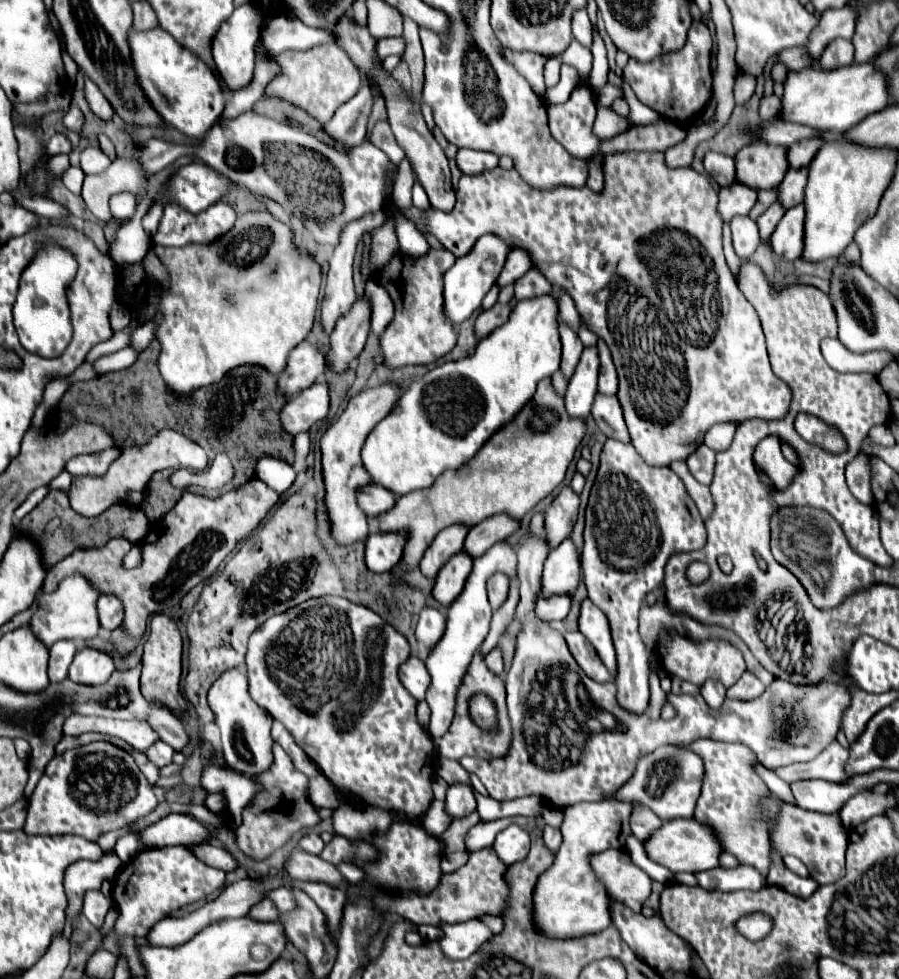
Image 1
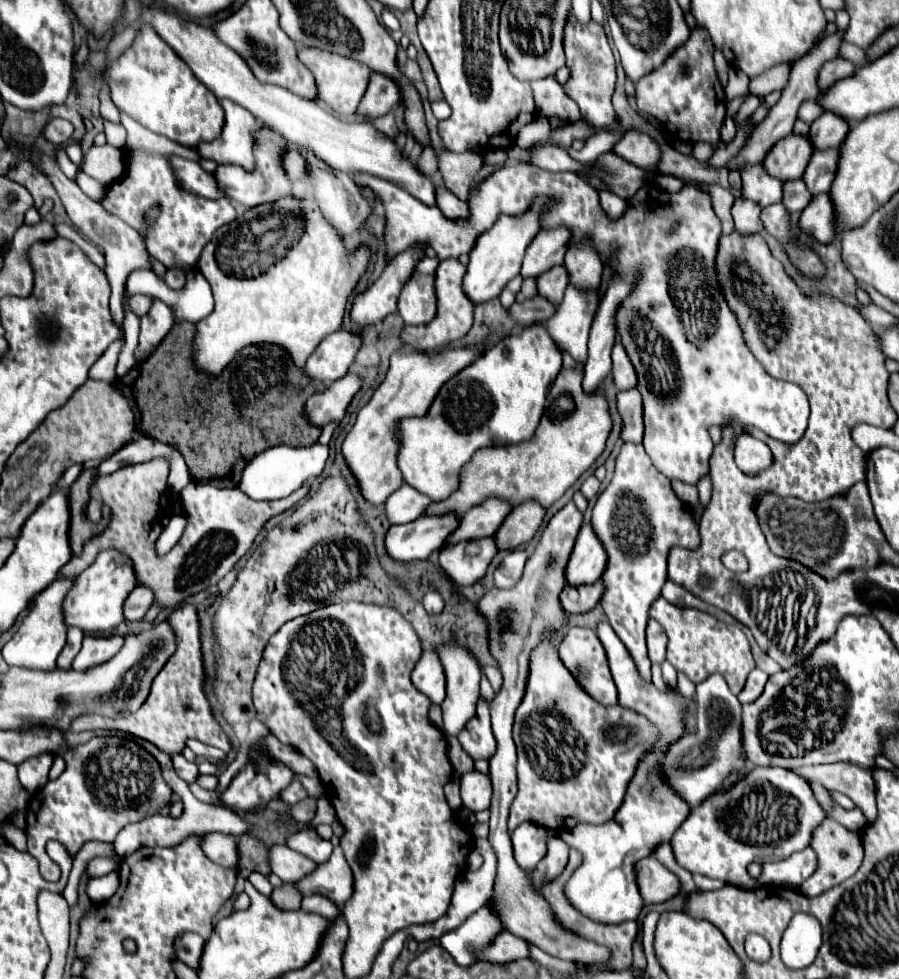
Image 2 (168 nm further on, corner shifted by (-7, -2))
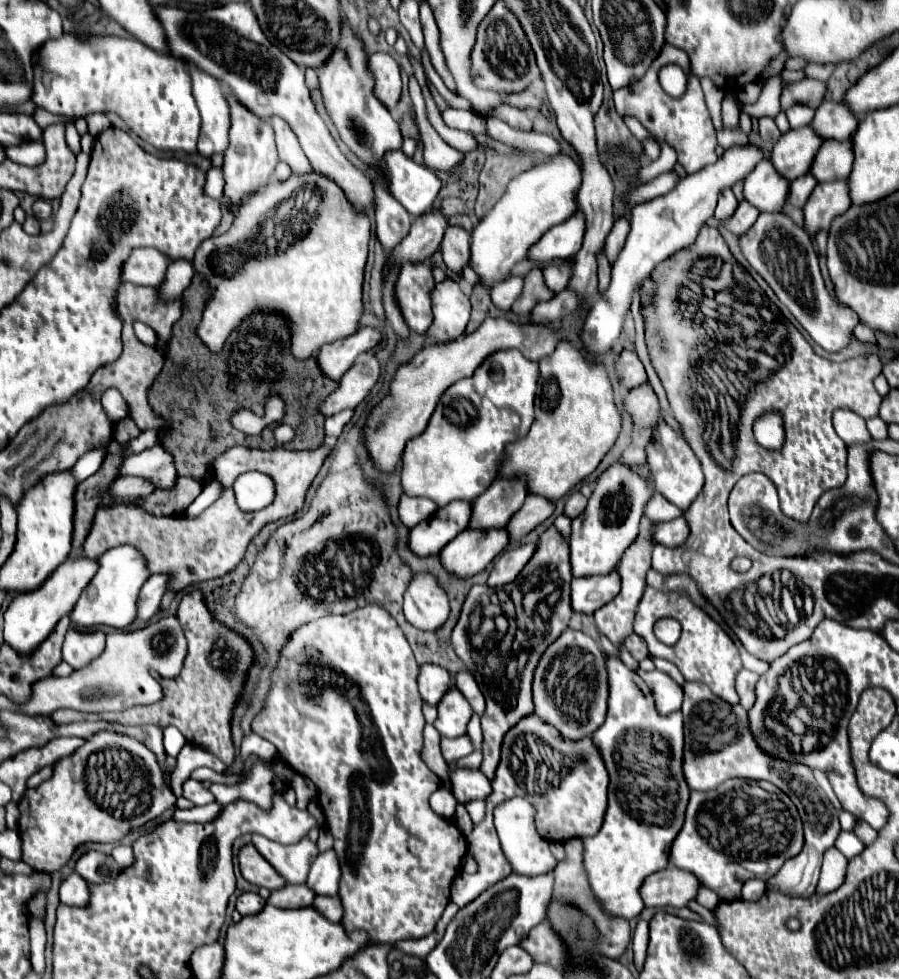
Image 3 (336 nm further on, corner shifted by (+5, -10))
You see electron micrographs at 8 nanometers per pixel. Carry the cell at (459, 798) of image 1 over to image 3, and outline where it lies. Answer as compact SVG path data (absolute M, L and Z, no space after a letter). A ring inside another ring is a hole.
M455 768L453 772L453 794L459 804L469 800L485 800L491 794L491 780L481 774L479 768Z

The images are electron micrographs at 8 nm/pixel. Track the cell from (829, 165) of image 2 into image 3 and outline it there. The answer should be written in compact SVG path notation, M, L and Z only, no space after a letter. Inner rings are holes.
M825 140L813 160L813 174L819 182L831 182L833 178L847 178L853 168L853 142L849 140Z

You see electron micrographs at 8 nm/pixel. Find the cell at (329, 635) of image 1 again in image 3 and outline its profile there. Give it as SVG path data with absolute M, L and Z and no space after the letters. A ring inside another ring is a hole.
M365 606L365 608L357 608L357 610L353 610L349 614L341 614L341 616L325 616L325 618L319 618L319 620L313 620L313 622L301 626L299 630L295 630L291 634L291 638L281 654L279 668L273 674L273 686L267 696L265 710L261 710L257 714L257 718L253 718L253 724L251 724L253 732L259 734L261 738L269 740L277 748L279 756L283 756L285 762L297 774L301 774L317 784L319 804L327 818L327 828L331 830L331 834L335 838L333 850L339 856L341 872L343 872L341 886L339 886L341 902L345 906L343 922L345 922L345 926L349 926L349 930L369 932L373 942L379 942L379 944L395 944L399 940L425 938L435 928L445 906L449 904L451 882L457 876L457 872L461 868L461 858L467 852L467 840L465 840L465 836L461 838L459 828L453 822L437 816L429 806L429 796L439 788L441 780L427 768L427 764L421 758L425 718L421 712L423 702L421 702L421 696L417 690L417 674L419 674L419 666L413 658L409 642L405 640L405 634L397 626L397 622L391 618L391 614L385 612L381 606Z

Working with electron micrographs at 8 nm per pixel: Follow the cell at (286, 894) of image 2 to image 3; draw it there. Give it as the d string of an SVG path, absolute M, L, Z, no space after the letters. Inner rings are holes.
M287 884L275 892L271 892L267 904L281 906L281 908L301 908L311 906L315 900L315 892L309 890L307 884Z

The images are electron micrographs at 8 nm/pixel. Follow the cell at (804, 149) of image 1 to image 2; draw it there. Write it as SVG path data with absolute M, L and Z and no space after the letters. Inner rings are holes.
M823 112L809 130L809 140L815 150L829 150L839 148L849 132L849 124L831 112Z

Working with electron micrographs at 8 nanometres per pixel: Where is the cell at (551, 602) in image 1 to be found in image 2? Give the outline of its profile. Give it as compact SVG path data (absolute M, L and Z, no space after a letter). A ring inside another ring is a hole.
M595 582L593 586L579 586L579 588L565 586L559 600L561 600L561 608L569 616L589 612L601 600L601 584Z

